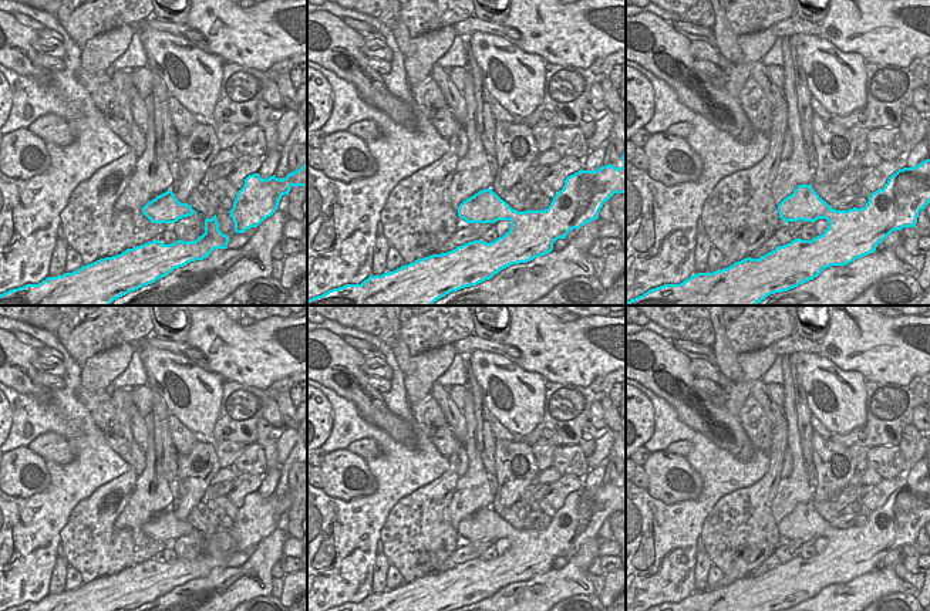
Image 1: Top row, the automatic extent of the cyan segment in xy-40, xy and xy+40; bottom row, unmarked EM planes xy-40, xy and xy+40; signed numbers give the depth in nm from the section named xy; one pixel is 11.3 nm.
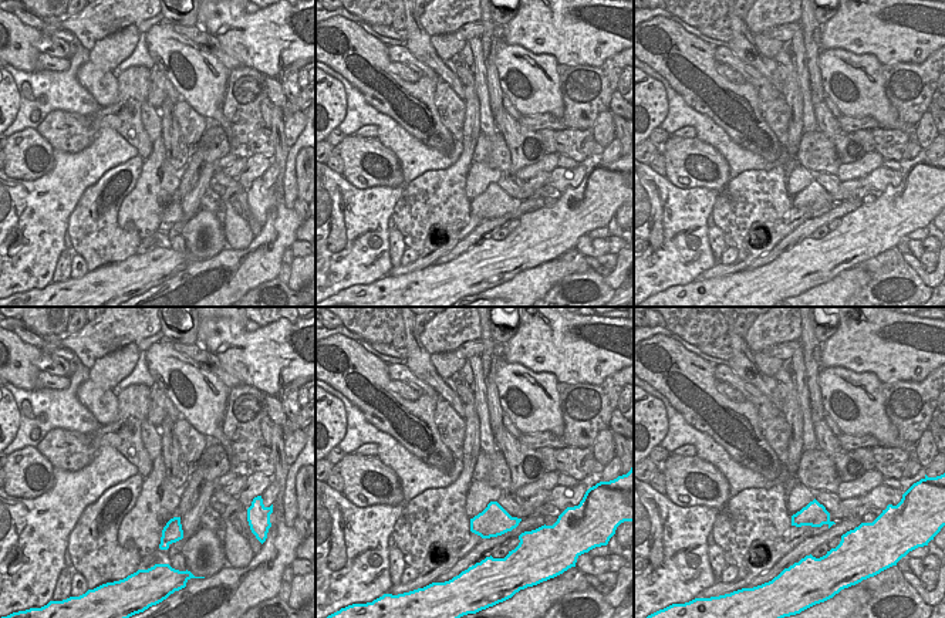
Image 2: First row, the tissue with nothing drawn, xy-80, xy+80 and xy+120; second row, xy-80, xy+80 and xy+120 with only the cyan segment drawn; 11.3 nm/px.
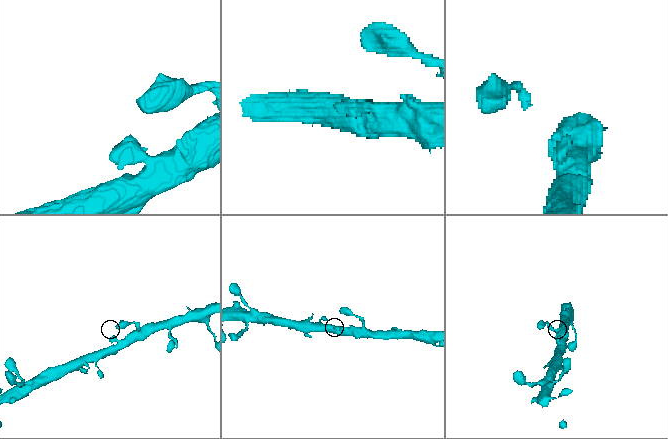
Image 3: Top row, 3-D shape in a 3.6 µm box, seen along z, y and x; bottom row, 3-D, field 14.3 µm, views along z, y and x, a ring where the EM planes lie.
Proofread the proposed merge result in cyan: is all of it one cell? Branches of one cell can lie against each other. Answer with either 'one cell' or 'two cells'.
one cell

